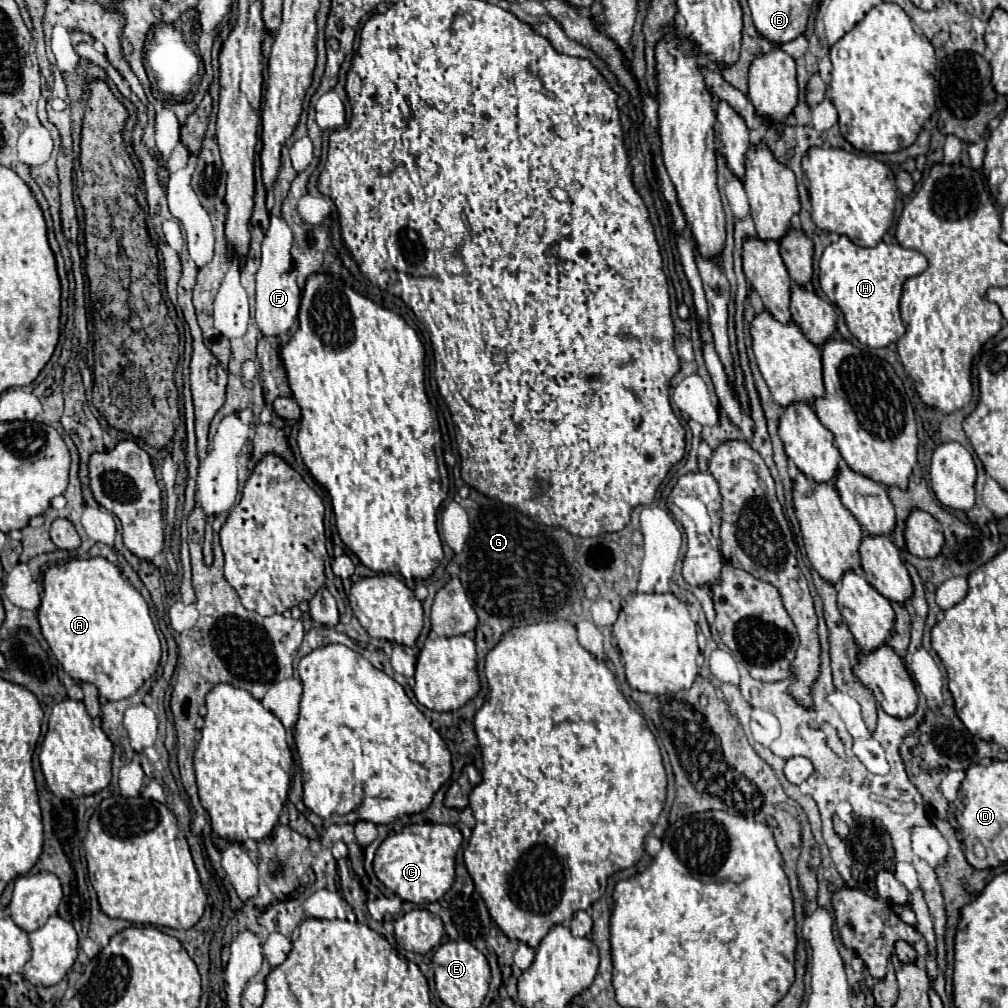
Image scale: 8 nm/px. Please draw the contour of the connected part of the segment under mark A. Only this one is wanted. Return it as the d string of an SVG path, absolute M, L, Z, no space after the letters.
M103 557L73 559L65 565L53 565L43 577L43 599L39 605L39 625L51 651L75 681L93 683L107 701L121 701L137 693L137 689L155 673L161 659L161 643L155 631L149 607L141 593L131 587L119 569Z

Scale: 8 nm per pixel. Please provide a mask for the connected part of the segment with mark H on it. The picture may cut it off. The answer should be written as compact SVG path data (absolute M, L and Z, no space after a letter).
M841 235L837 243L831 243L819 263L819 283L831 303L835 303L847 321L849 331L867 347L887 347L895 343L903 333L903 321L899 315L901 285L905 279L919 275L927 269L927 259L919 251L905 249L901 245L879 243L875 247L855 245L851 239Z

